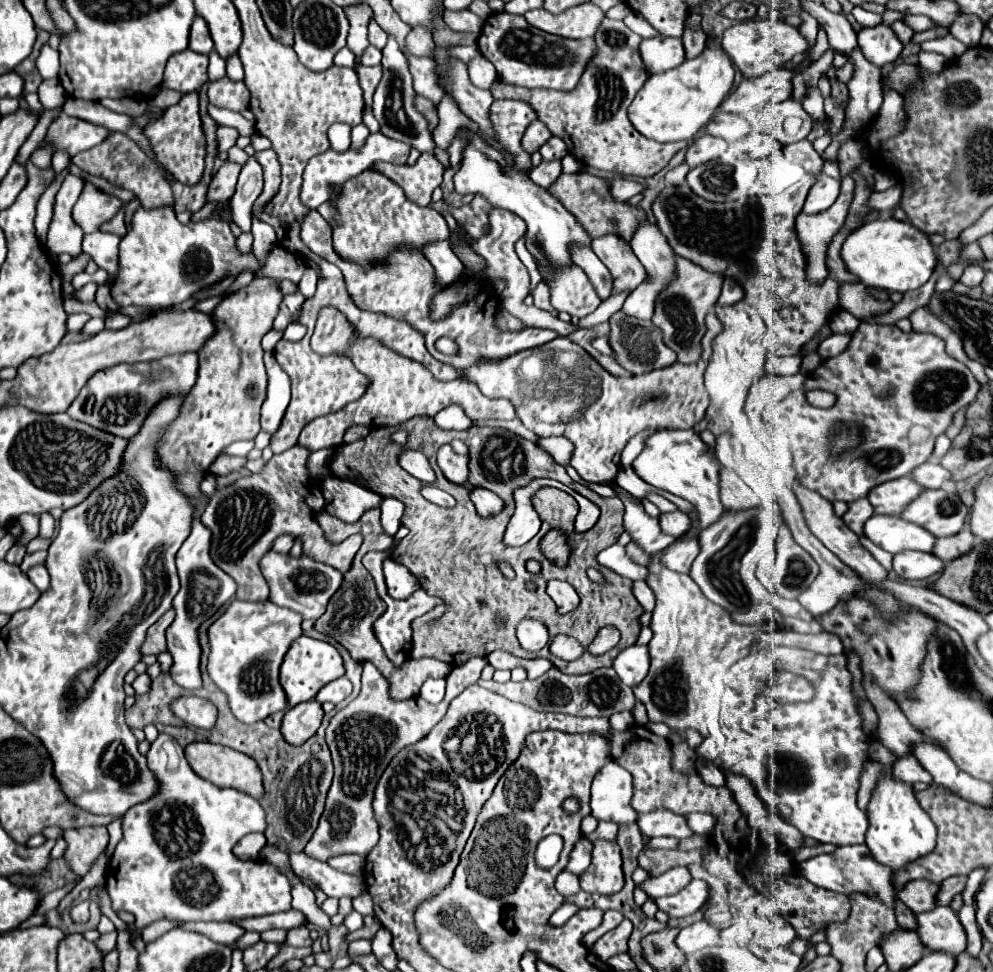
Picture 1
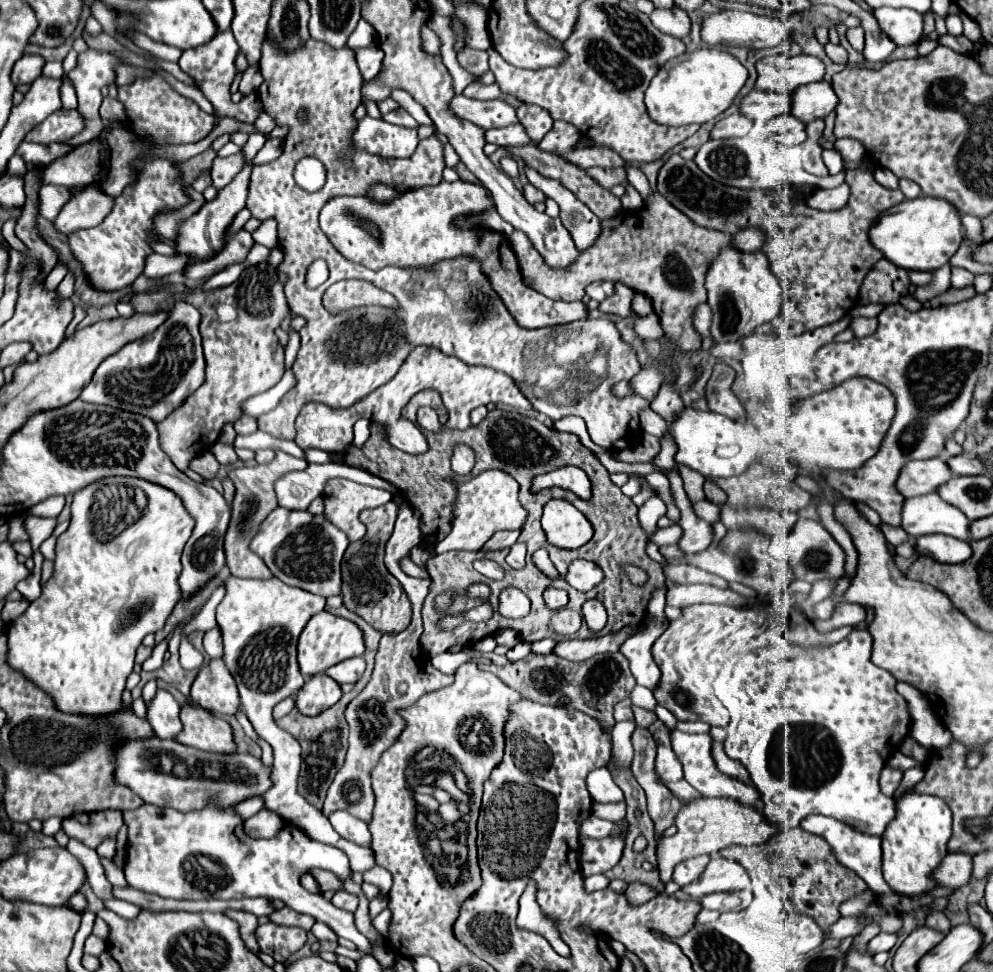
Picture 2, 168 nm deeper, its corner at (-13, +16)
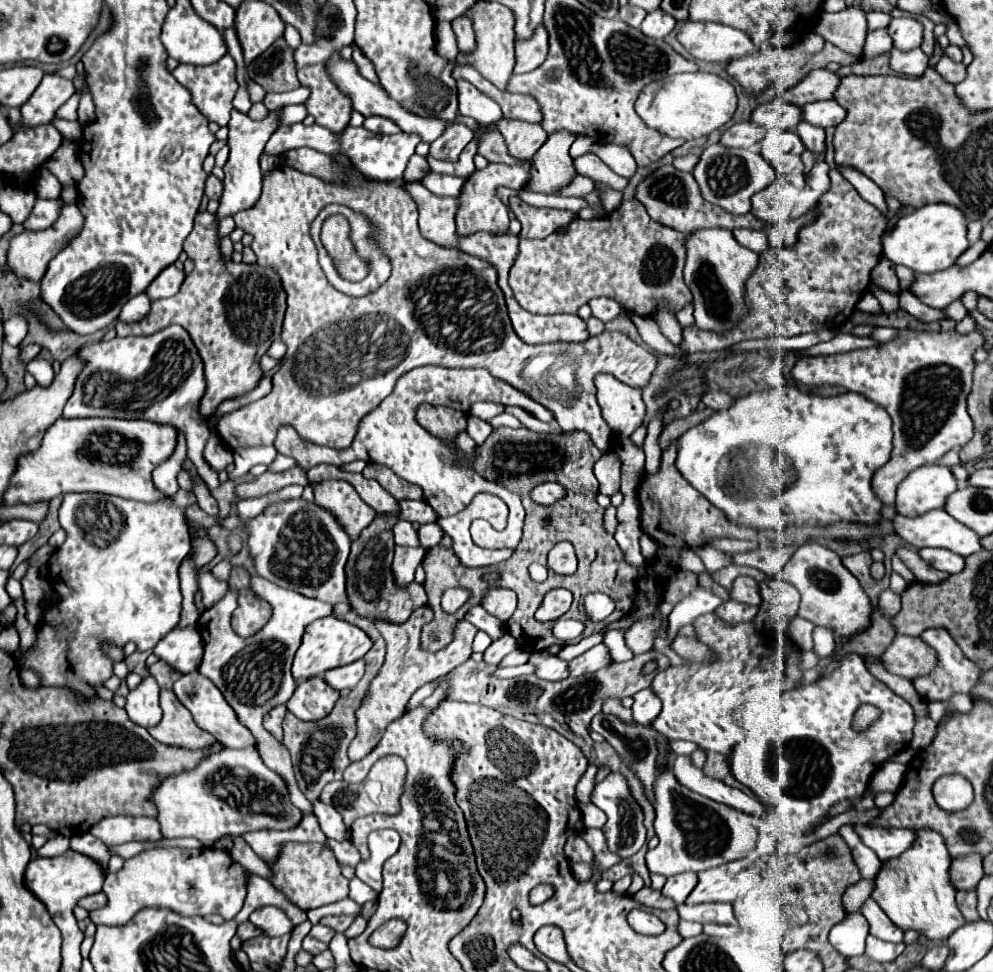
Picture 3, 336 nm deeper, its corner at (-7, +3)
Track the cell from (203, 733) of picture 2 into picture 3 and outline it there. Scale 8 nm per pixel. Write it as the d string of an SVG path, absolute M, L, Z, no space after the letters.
M160 691L160 705L164 717L156 727L148 729L156 741L190 751L208 749L214 745L214 737L210 737L210 733L204 733L204 729L196 727L190 713L182 707L172 691Z

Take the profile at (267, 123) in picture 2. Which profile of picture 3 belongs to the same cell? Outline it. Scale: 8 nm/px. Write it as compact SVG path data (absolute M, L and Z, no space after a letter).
M286 105L280 109L280 123L278 127L282 125L294 125L294 123L302 123L302 119L306 117L306 107L304 105Z

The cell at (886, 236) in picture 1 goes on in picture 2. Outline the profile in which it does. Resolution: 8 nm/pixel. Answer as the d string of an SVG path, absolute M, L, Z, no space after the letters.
M920 196L914 200L904 200L892 212L882 214L870 228L870 240L884 258L894 262L896 266L902 266L906 270L924 270L932 272L944 264L956 254L964 240L964 228L960 222L958 210L940 198Z

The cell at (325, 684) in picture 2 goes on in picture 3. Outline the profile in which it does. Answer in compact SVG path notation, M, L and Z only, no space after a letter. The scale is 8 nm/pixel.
M314 677L298 683L286 707L302 721L318 721L334 709L338 697L340 693L332 689L322 677Z

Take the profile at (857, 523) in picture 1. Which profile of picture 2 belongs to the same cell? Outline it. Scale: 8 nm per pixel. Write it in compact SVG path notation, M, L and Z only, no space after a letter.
M882 524L882 534L886 536L886 540L888 540L892 546L898 546L898 544L902 544L902 542L908 538L908 534L906 534L902 528L892 528L892 526L888 526L888 524Z

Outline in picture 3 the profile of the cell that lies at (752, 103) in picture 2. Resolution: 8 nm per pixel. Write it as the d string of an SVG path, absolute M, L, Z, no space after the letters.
M774 99L770 103L758 105L752 111L750 121L764 129L794 129L802 121L802 109L796 105L788 105L786 101Z

